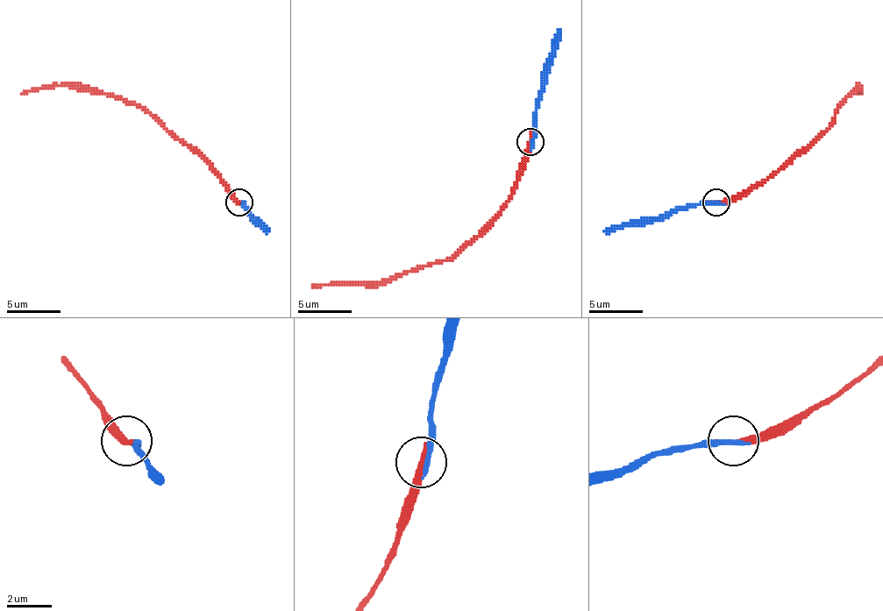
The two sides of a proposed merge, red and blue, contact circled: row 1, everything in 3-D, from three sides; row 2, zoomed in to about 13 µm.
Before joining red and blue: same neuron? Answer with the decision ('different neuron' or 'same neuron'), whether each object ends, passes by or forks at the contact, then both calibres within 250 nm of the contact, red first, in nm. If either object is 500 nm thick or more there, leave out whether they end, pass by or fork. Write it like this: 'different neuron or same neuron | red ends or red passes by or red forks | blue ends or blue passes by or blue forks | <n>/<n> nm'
different neuron | red ends | blue ends | 360/280 nm

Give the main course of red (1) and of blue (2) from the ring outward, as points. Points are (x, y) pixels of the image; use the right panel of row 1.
1: (716, 202), (744, 195), (773, 177), (819, 137), (835, 117), (837, 107), (857, 86), (862, 94)
2: (716, 202), (676, 207), (658, 217), (641, 217), (603, 230)

